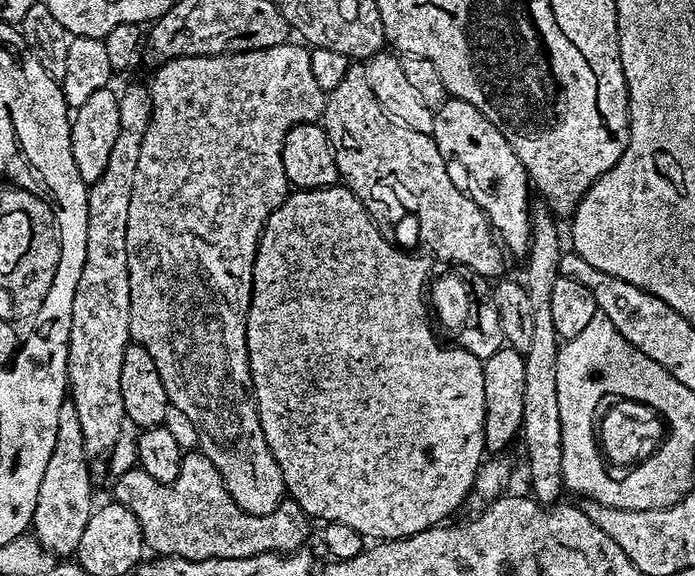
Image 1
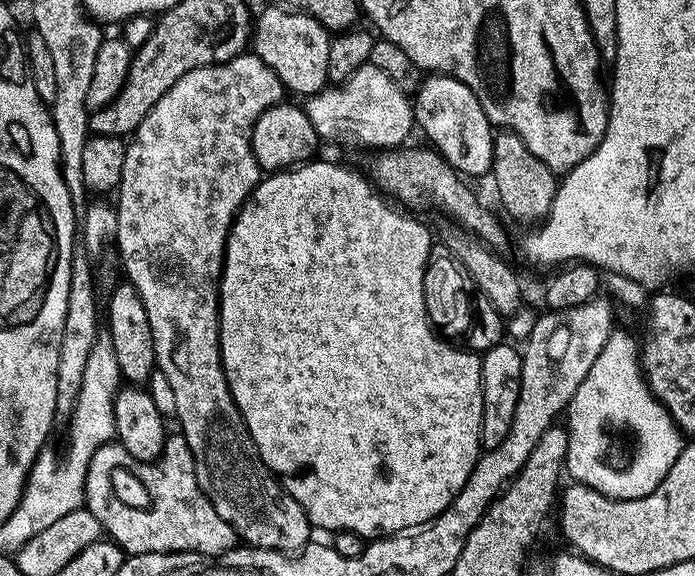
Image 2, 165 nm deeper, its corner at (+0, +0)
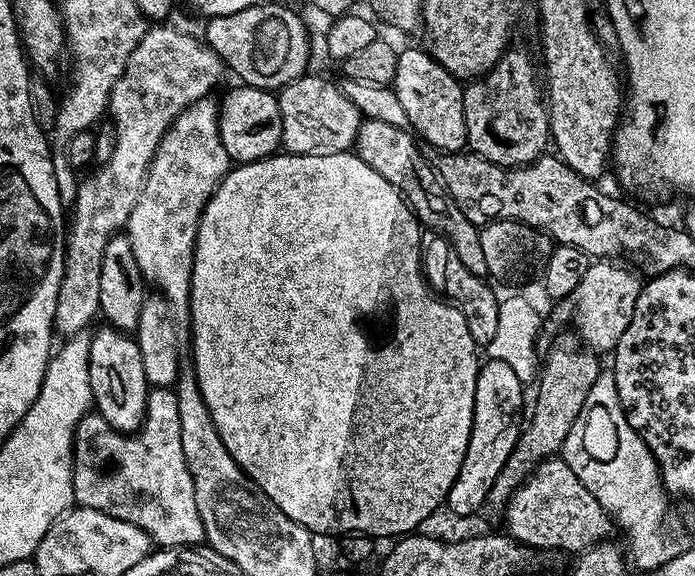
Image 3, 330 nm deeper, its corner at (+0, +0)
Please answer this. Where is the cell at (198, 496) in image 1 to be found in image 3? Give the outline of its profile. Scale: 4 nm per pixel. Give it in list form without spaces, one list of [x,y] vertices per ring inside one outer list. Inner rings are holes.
[[[152,388],[148,393],[148,405],[144,422],[137,432],[125,434],[114,430],[110,422],[106,422],[98,414],[83,416],[76,427],[76,439],[72,441],[72,498],[81,508],[98,510],[102,514],[110,514],[114,518],[122,518],[122,522],[130,522],[138,526],[150,537],[153,545],[160,548],[186,548],[189,546],[200,546],[205,543],[204,527],[202,518],[198,514],[198,502],[194,502],[194,482],[190,470],[186,466],[186,454],[182,454],[182,421],[178,419],[178,398],[172,388]]]

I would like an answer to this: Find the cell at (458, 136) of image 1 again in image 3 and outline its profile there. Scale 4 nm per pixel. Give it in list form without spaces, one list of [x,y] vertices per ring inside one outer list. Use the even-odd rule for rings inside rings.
[[[423,47],[408,48],[397,55],[391,87],[398,102],[402,102],[402,110],[406,110],[406,118],[410,118],[412,132],[420,140],[430,142],[441,152],[459,152],[467,145],[461,81],[449,74]]]

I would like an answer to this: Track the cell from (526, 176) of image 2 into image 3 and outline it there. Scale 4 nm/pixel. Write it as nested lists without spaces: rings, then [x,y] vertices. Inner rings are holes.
[[[509,47],[496,64],[483,76],[473,79],[464,88],[464,113],[466,114],[467,147],[484,160],[503,168],[523,168],[534,161],[549,147],[548,109],[542,99],[542,88],[536,85],[536,68],[532,56],[524,48]]]

